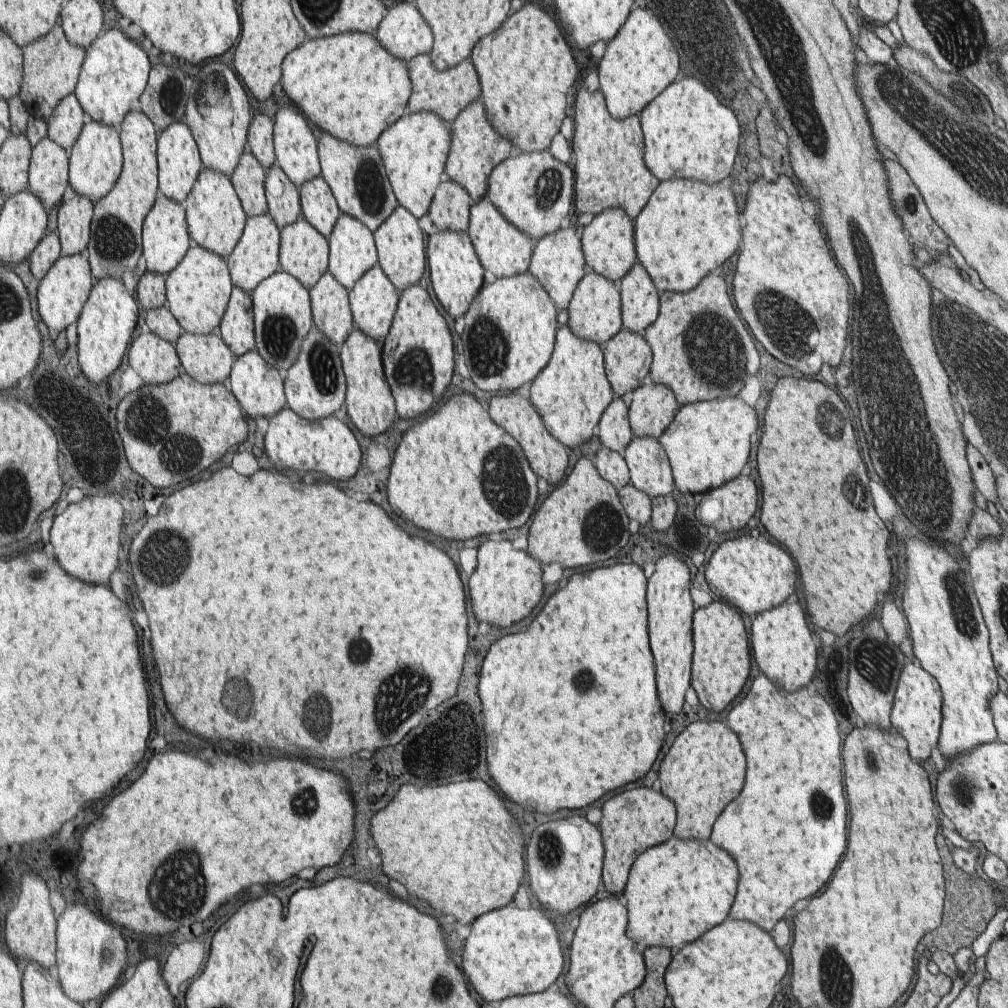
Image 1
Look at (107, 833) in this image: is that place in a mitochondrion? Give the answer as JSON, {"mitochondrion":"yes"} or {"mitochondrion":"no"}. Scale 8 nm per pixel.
{"mitochondrion":"no"}

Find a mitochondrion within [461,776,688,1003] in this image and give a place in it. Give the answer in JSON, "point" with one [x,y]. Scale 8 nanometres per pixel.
{"point":[548,852]}

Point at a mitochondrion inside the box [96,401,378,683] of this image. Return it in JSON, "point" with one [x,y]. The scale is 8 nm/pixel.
{"point":[158,569]}

